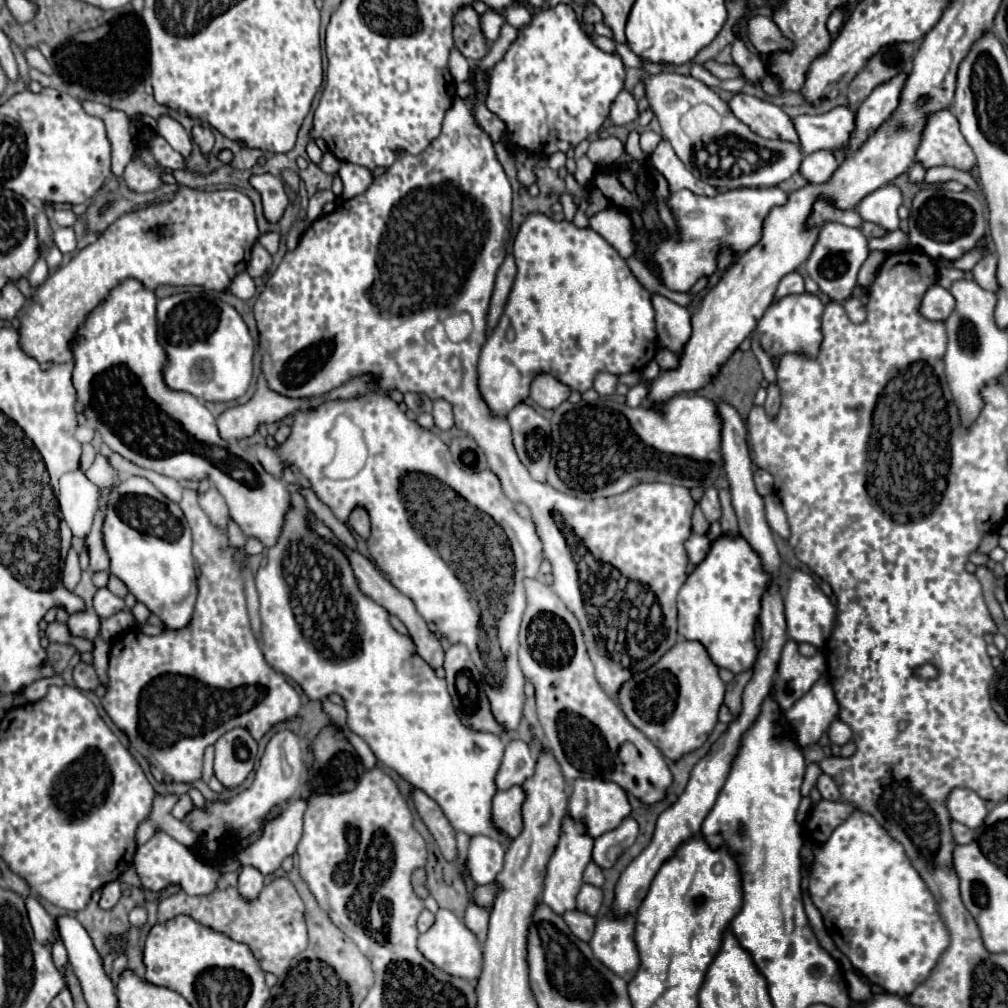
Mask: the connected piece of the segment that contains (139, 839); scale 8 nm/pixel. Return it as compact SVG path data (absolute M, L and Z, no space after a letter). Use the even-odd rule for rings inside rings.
M156 795L152 813L136 829L136 843L138 845L144 845L146 841L150 841L154 833L164 831L170 837L174 837L176 841L180 841L182 845L186 845L188 849L194 849L198 835L186 823L172 817L172 807L178 799L180 799L178 795Z

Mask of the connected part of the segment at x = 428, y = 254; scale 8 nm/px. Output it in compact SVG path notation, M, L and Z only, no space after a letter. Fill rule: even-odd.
M474 71L474 91L468 95L468 97L456 97L454 99L454 103L452 103L452 107L446 111L446 117L444 117L444 127L442 127L442 133L420 153L420 155L410 155L410 153L406 153L406 151L398 151L398 157L396 157L396 161L394 161L394 165L392 167L388 167L386 169L386 173L384 175L380 175L380 177L374 177L374 181L372 181L372 185L364 191L364 193L360 193L360 195L356 195L356 197L352 197L352 199L348 199L348 201L344 201L336 211L332 211L332 213L328 213L328 215L322 215L320 219L316 219L306 231L304 231L304 235L300 237L300 245L294 249L294 251L290 251L290 253L286 253L284 255L284 259L282 259L282 263L278 265L278 269L274 271L274 275L266 281L266 289L258 295L258 299L256 299L256 303L254 303L254 317L256 317L256 323L258 323L258 333L260 333L260 353L264 355L264 361L262 361L262 373L266 375L266 381L268 381L268 385L270 385L270 389L274 389L274 391L278 391L278 393L282 393L282 395L286 395L286 397L320 397L320 395L324 395L324 393L328 393L330 389L336 389L336 387L340 387L340 385L344 385L348 379L352 379L354 375L362 375L362 373L374 373L374 375L378 375L380 377L380 387L382 389L398 389L398 391L402 391L402 393L408 393L408 391L414 391L414 393L426 393L430 399L438 399L438 397L442 397L442 399L446 399L446 401L450 401L452 405L454 405L454 417L456 417L456 427L458 429L462 429L464 433L468 433L472 439L476 439L476 443L480 445L480 449L484 451L484 455L488 457L488 465L490 465L490 471L500 479L500 485L502 485L502 491L504 491L504 495L510 499L510 501L514 501L514 503L524 503L528 509L530 509L530 513L532 513L532 521L536 523L536 533L540 535L540 539L542 539L542 545L544 545L544 557L552 563L552 577L554 577L554 583L552 583L552 589L558 593L558 597L566 603L566 607L574 613L574 617L578 619L578 623L580 623L580 627L582 627L582 633L584 633L584 641L586 641L586 647L588 647L588 655L590 655L590 659L592 659L592 663L594 663L594 667L596 667L596 679L598 679L598 683L600 683L600 687L614 699L614 701L618 701L618 691L620 691L620 687L622 687L622 683L626 683L628 679L632 679L632 675L636 675L638 671L646 671L648 667L652 667L652 663L656 663L666 651L670 651L674 645L676 645L676 641L678 641L678 611L676 611L676 595L678 595L678 591L680 591L680 587L684 585L684 581L686 581L686 577L688 577L688 573L686 573L686 567L688 567L688 553L686 553L686 547L684 547L684 543L686 543L686 539L690 537L690 533L692 533L692 511L694 511L694 499L692 499L692 495L690 495L690 491L686 489L686 487L676 487L676 485L668 485L668 483L638 483L636 487L630 487L624 495L612 495L612 497L600 497L600 499L576 499L576 497L572 497L572 495L564 495L564 493L560 493L560 491L556 491L554 487L550 487L548 483L540 483L540 481L536 481L536 479L532 479L530 475L528 475L528 469L520 463L520 459L518 459L518 455L516 455L516 451L514 451L514 445L512 445L512 435L510 435L510 427L508 427L508 421L504 419L504 417L492 417L490 415L490 411L488 411L488 407L486 407L486 403L484 403L484 399L482 399L482 395L480 395L480 389L478 389L478 373L476 373L476 365L478 365L478 357L480 357L480 349L482 349L482 345L484 345L484 341L486 341L486 313L488 313L488 303L490 303L490 295L492 295L492 289L494 289L494 279L496 279L496 271L498 271L498 267L502 265L502 261L504 261L504 257L506 257L506 239L510 239L510 227L512 227L512 221L510 221L510 215L512 215L512 185L510 185L510 181L508 181L508 177L506 177L506 173L504 173L504 167L500 165L500 161L498 161L498 157L496 157L496 151L494 151L494 143L492 143L492 139L490 139L490 135L476 123L476 119L474 119L474 111L476 111L476 103L478 101L486 101L486 91L488 91L488 79L486 79L486 73L484 71ZM456 311L466 311L466 313L470 313L470 317L472 317L472 323L474 323L474 329L472 329L472 333L470 333L470 337L466 339L466 341L460 341L460 343L454 343L454 341L450 341L444 333L442 333L442 321L444 321L444 317L448 315L448 313L456 313ZM568 531L572 531L578 539L580 539L580 549L574 549L574 547L570 547L570 543L566 543L566 533Z

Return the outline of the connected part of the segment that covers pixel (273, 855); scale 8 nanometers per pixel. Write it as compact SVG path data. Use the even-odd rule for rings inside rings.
M302 799L290 801L282 809L280 817L266 823L262 837L238 853L238 861L242 865L256 867L262 875L270 875L280 869L282 861L296 851L302 835L304 811L306 803Z

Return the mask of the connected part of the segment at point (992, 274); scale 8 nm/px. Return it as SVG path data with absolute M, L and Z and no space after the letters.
M994 253L984 255L984 257L976 263L976 267L972 269L974 281L976 281L982 289L986 289L986 291L998 291L1000 285L998 285L998 279L996 279L996 267L998 267L996 255L994 255Z

